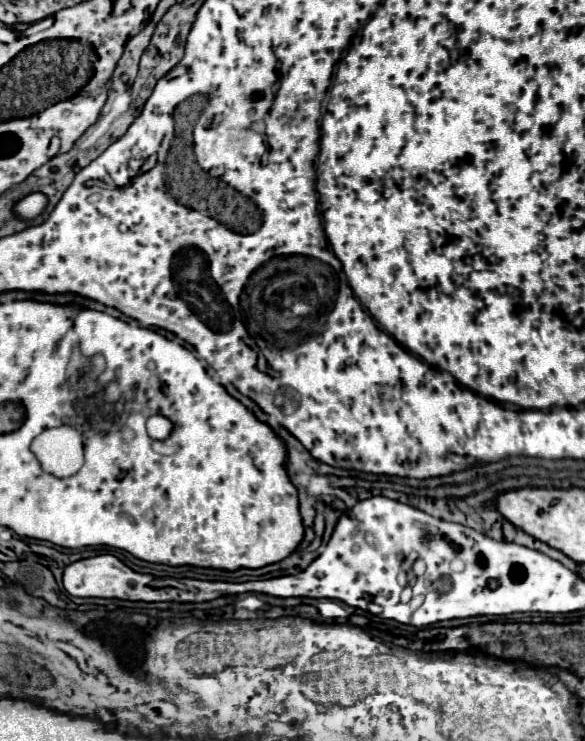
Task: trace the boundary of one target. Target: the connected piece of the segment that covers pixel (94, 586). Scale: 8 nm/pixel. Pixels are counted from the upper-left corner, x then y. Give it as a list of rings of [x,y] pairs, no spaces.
[[[98,555],[90,559],[76,561],[64,569],[64,589],[72,597],[104,597],[104,599],[124,599],[124,601],[146,601],[146,603],[156,603],[156,601],[176,601],[182,603],[182,589],[152,589],[148,585],[152,581],[150,575],[134,573],[130,567],[126,567],[120,559],[114,555]]]

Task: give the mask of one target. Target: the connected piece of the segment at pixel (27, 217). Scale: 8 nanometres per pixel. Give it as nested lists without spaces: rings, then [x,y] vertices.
[[[34,191],[34,193],[26,195],[26,197],[22,197],[20,201],[16,201],[14,213],[22,221],[32,221],[46,209],[46,205],[48,205],[48,197],[44,193],[40,193],[40,191]]]

